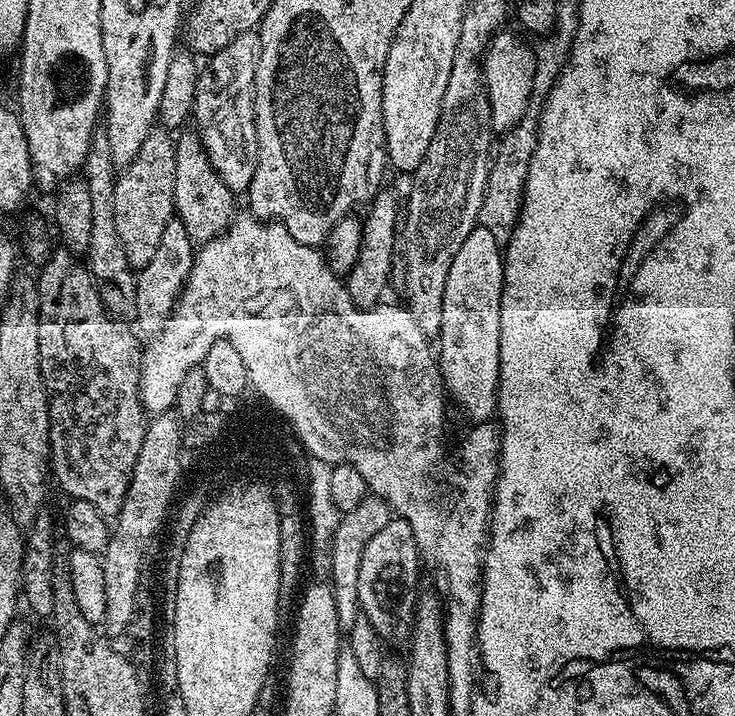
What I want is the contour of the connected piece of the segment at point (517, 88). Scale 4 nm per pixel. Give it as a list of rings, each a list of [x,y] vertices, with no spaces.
[[[508,30],[497,32],[484,49],[482,79],[488,96],[493,133],[503,134],[510,131],[522,118],[522,114],[526,114],[526,106],[532,97],[535,65],[535,51],[531,47],[527,48],[518,37],[511,36]]]

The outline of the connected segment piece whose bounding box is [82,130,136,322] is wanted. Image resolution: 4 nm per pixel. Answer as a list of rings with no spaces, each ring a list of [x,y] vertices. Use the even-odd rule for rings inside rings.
[[[93,131],[92,141],[84,159],[82,179],[88,183],[90,190],[90,246],[86,253],[86,267],[92,274],[93,281],[100,293],[100,301],[104,307],[121,322],[128,322],[136,315],[134,294],[136,293],[136,272],[126,258],[126,250],[122,250],[122,242],[118,238],[118,226],[114,226],[114,186],[116,176],[112,162],[112,151],[107,131]]]

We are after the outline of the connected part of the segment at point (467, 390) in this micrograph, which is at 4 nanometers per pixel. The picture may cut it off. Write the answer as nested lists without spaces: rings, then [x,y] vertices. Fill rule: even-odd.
[[[476,227],[470,230],[470,234],[466,234],[466,242],[462,242],[458,254],[454,254],[454,262],[450,262],[450,274],[446,274],[446,290],[442,294],[442,326],[438,337],[438,363],[440,366],[440,377],[444,379],[445,393],[456,404],[464,407],[464,412],[470,419],[476,420],[472,422],[488,422],[497,415],[496,392],[500,389],[500,299],[502,298],[502,290],[504,289],[504,257],[502,255],[502,246],[494,238],[494,234],[490,234],[490,230]]]

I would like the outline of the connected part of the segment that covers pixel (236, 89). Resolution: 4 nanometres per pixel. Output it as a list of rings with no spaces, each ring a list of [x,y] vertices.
[[[253,30],[238,34],[230,46],[222,46],[213,56],[207,57],[205,66],[199,73],[196,84],[196,96],[193,98],[191,119],[196,119],[195,132],[200,135],[202,146],[219,179],[234,194],[247,193],[250,182],[256,173],[256,155],[258,154],[258,138],[256,137],[256,119],[254,118],[254,74],[258,70],[258,54],[260,53],[260,34]]]

